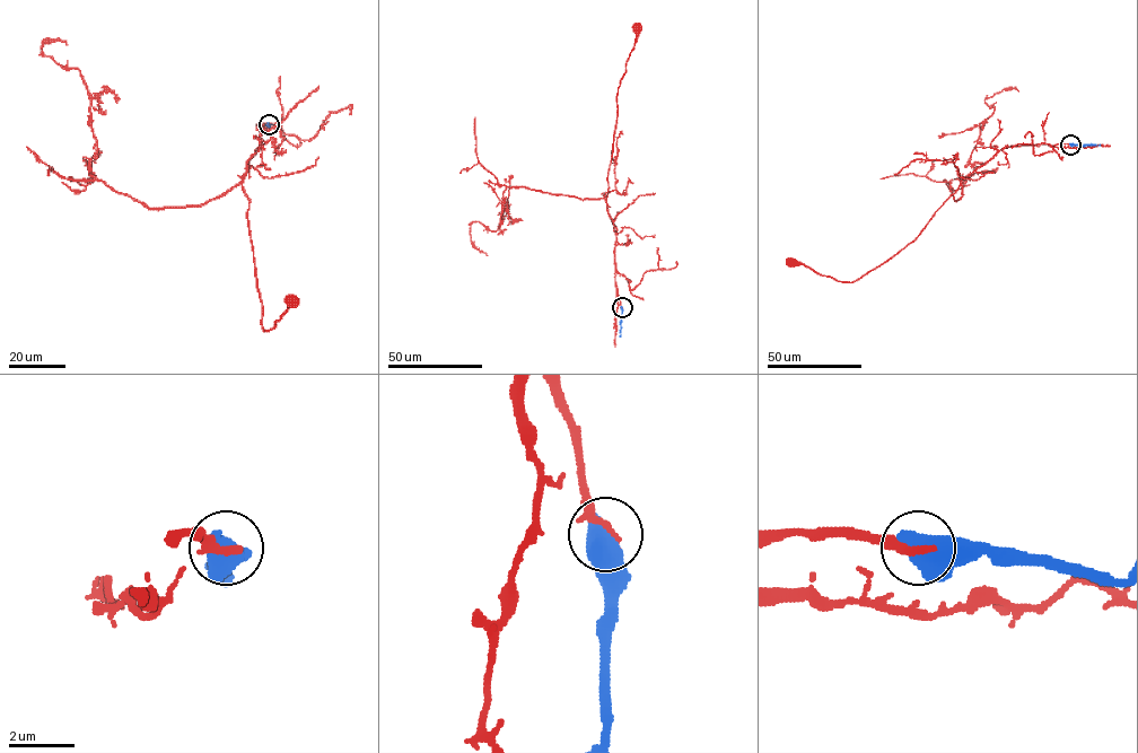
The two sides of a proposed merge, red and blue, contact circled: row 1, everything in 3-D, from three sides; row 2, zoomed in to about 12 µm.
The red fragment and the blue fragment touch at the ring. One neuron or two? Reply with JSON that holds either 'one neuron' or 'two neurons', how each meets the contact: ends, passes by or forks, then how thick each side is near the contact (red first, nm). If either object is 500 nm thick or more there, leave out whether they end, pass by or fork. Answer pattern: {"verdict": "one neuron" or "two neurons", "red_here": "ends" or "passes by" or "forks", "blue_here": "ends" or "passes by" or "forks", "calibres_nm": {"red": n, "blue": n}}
{"verdict": "two neurons", "calibres_nm": {"red": 340, "blue": 750}}

